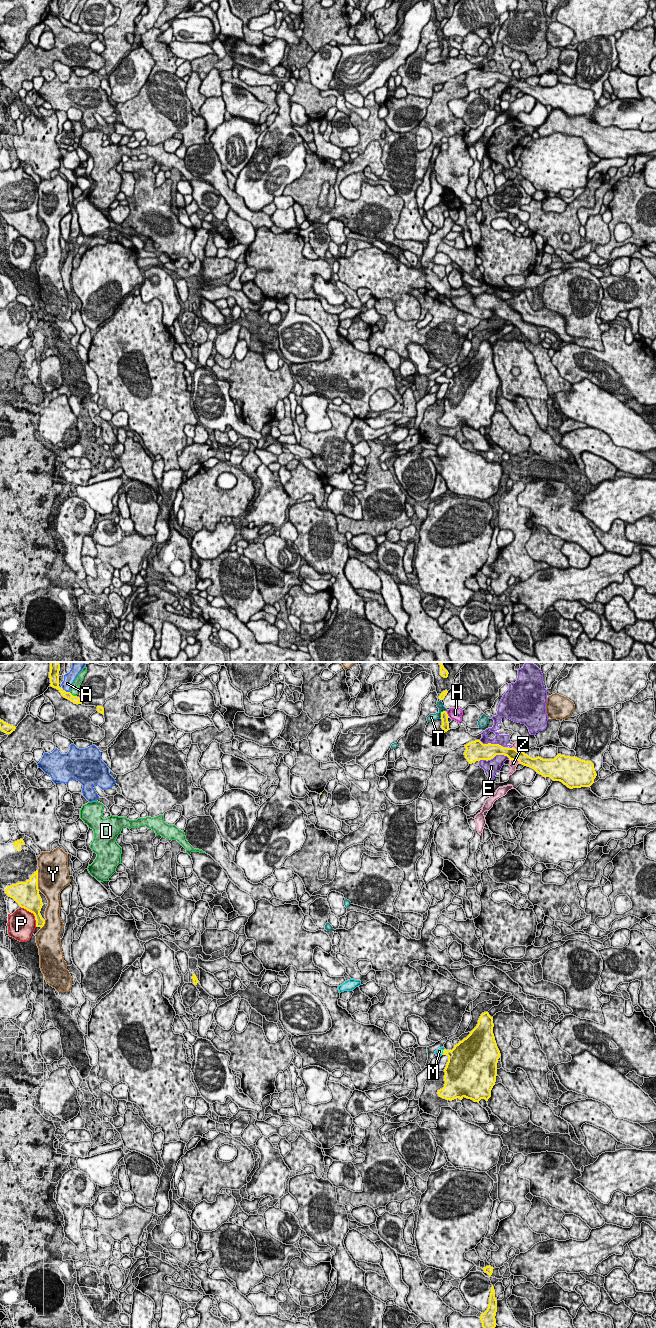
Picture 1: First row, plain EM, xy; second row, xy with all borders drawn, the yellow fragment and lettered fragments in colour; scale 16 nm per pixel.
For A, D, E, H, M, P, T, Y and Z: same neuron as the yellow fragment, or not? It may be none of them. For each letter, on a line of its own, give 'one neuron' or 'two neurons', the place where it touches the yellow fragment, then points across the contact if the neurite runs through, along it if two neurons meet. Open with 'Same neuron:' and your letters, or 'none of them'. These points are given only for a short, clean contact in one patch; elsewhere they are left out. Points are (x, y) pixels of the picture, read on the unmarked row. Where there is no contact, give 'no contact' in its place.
Same neuron: M
A: two neurons; contact xy (65, 19)
D: two neurons; contact xy (72, 23)
E: two neurons; contact xy (494, 84)
H: two neurons; contact xy (447, 42)
M: one neuron; contact xy (443, 379); way xy (457, 385), (443, 379), (439, 379)
P: two neurons; contact xy (33, 241)
T: two neurons; contact xy (441, 41)
Y: two neurons; contact xy (37, 208)
Z: two neurons; contact xy (515, 87)

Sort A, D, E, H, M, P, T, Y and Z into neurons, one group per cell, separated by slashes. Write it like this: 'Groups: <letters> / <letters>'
Groups: A / D / E / H / M / P / T / Y / Z

